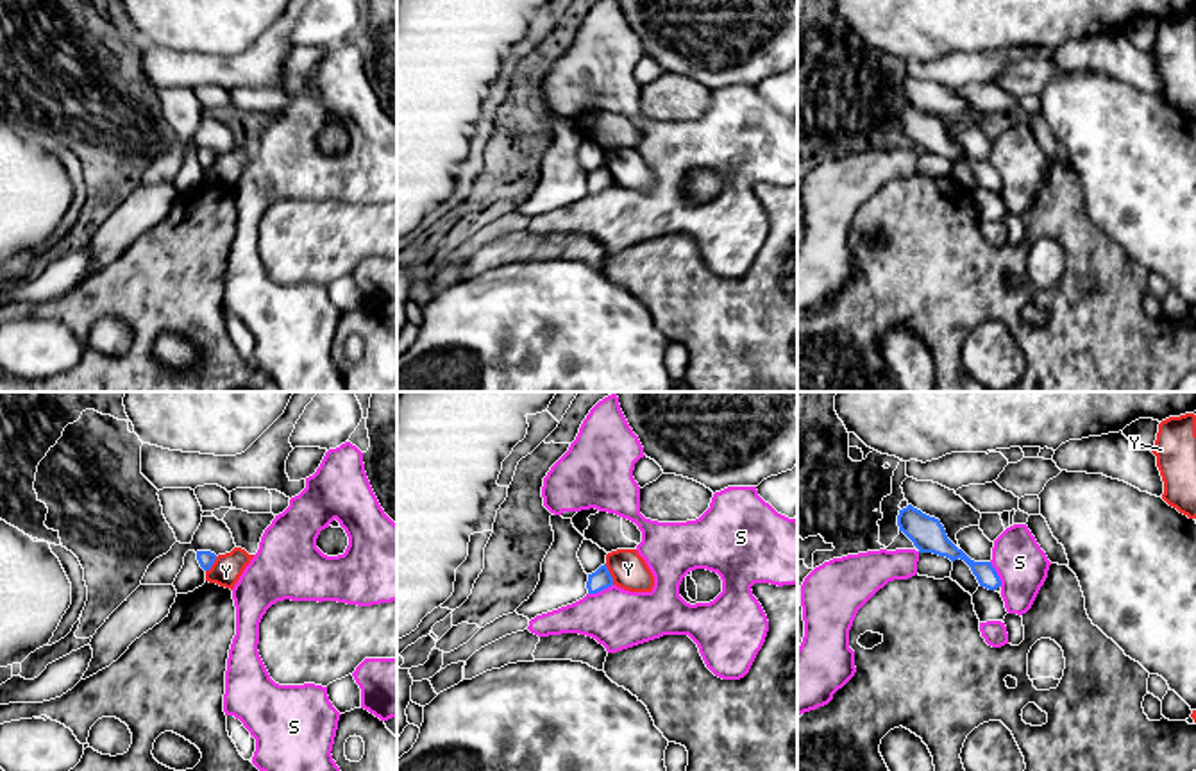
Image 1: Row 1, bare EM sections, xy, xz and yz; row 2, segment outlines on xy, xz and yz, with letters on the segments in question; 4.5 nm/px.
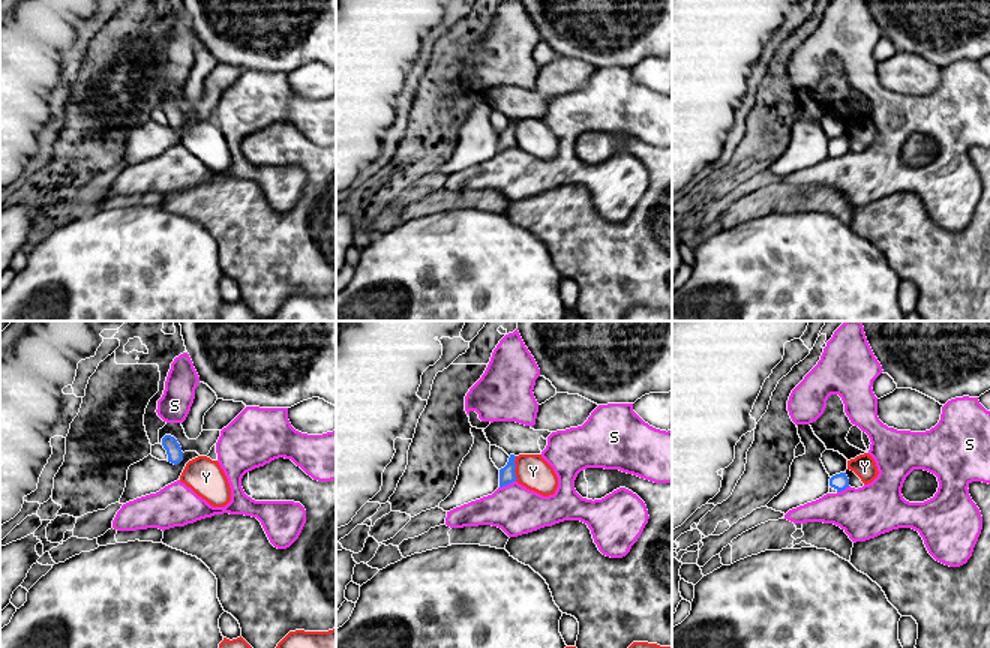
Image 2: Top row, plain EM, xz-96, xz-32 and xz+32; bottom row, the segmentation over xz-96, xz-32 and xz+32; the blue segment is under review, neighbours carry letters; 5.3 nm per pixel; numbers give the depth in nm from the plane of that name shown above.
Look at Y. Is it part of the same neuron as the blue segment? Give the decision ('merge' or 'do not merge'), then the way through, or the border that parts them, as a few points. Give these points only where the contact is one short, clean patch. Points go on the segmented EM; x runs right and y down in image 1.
do not merge; border xz (605, 564), (614, 584)

